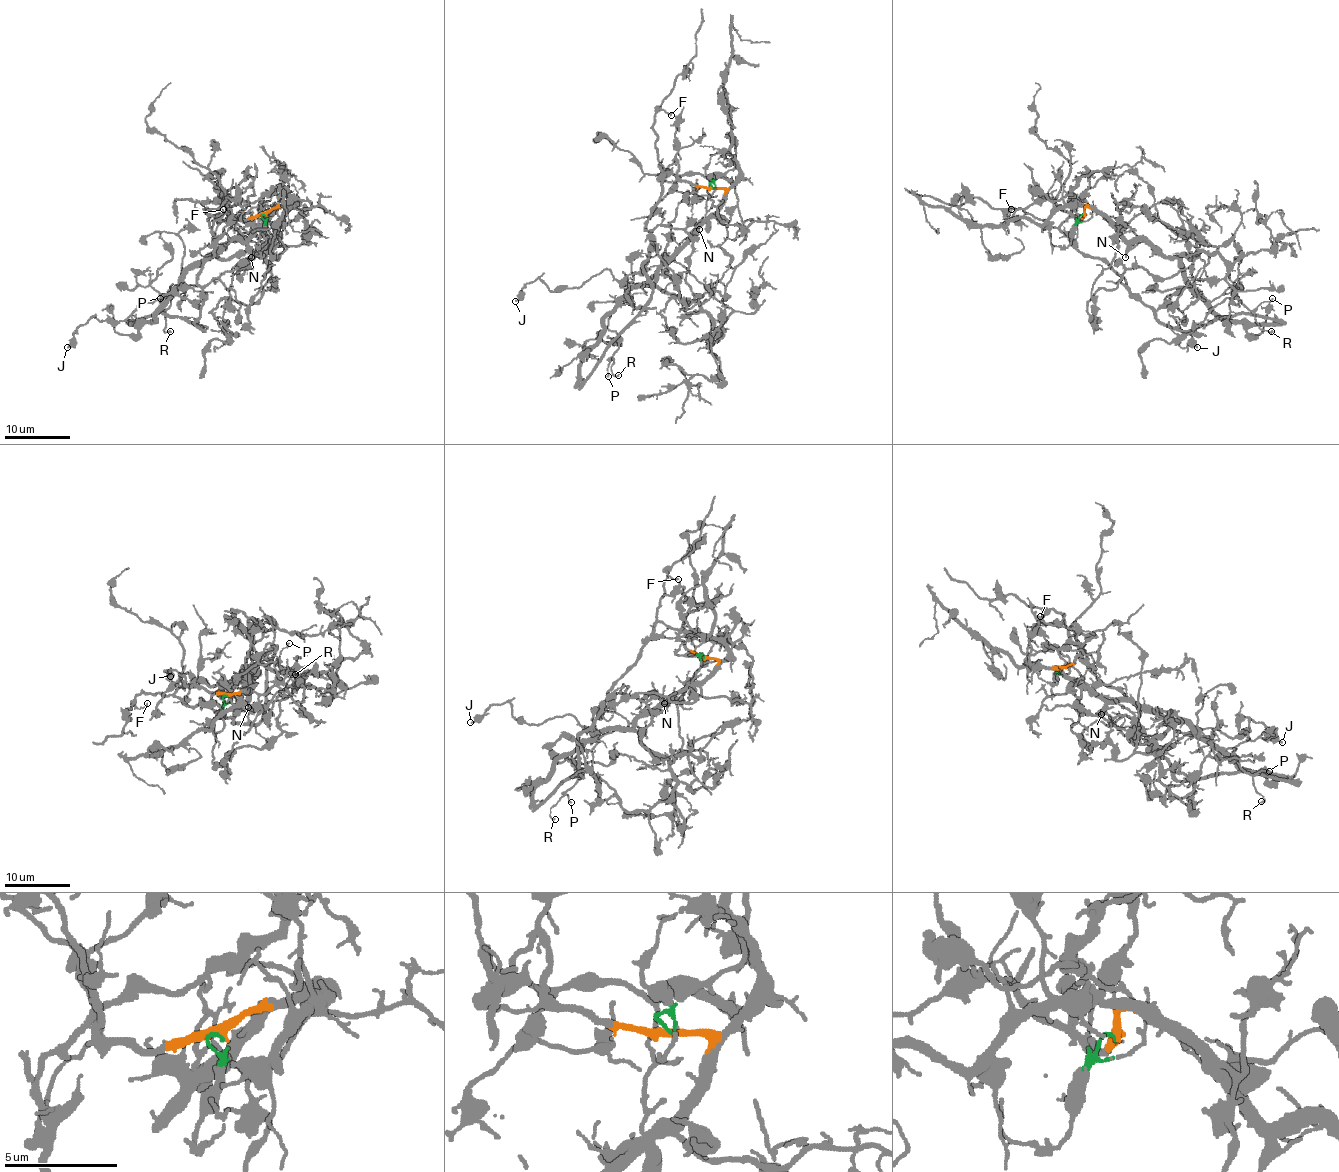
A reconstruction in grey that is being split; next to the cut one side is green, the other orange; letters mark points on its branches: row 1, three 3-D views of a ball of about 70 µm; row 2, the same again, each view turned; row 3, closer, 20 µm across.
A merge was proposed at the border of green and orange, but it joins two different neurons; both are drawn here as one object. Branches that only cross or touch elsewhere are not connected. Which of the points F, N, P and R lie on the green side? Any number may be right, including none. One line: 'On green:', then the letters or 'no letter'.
On green: F

